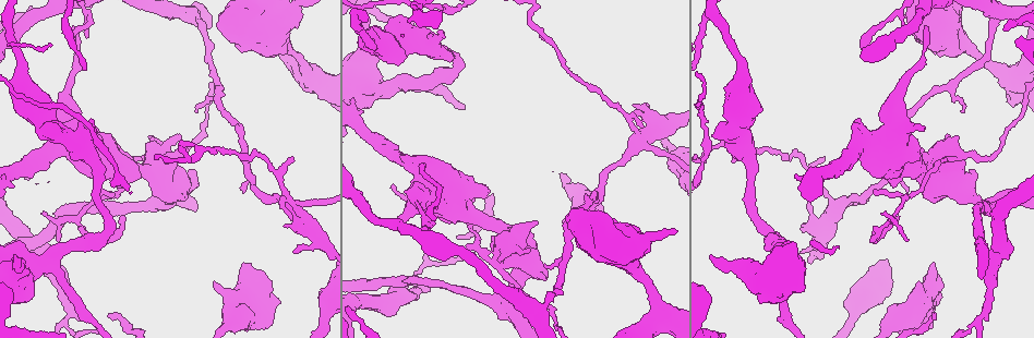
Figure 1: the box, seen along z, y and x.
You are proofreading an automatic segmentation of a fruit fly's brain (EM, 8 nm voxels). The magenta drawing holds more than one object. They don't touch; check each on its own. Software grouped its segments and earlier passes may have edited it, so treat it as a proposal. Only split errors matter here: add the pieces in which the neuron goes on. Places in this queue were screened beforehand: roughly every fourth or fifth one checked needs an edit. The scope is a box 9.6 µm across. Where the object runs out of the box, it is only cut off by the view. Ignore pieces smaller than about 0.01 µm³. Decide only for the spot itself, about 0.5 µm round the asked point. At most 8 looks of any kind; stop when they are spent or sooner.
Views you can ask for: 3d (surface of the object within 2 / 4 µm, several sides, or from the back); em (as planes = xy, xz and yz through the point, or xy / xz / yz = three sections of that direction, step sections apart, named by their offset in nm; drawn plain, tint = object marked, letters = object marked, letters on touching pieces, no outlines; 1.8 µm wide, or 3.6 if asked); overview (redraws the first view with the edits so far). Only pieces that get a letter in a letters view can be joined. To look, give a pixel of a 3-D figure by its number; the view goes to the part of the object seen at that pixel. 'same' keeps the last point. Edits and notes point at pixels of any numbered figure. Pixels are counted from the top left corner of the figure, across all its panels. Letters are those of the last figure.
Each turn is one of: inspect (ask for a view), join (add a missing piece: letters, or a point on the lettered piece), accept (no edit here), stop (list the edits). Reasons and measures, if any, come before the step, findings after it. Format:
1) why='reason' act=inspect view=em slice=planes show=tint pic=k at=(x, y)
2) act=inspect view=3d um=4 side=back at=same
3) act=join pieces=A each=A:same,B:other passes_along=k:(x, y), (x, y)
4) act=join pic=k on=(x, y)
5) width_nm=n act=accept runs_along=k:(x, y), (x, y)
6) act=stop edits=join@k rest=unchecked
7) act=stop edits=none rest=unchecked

why='branch stops here' act=inspect view=em slice=planes show=letters pic=1 at=(15, 254)

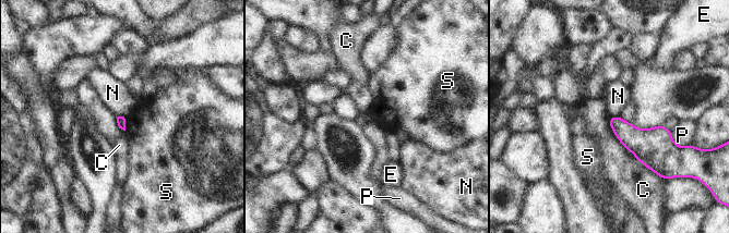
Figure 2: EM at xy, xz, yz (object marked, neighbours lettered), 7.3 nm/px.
act=accept each=C:other,E:other,N:other,P:other,S:other border=2:(619, 115), (610, 118) found='no lettered piece goes on from it'

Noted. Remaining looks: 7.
why='branch stops here' act=inspect view=3d um=4 pic=1 at=(907, 193)

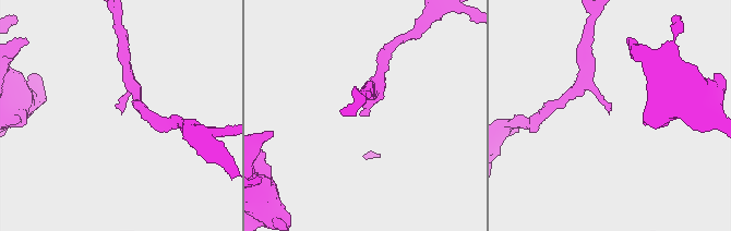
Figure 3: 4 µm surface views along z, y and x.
why='now the EM' act=inspect view=em slice=xy step=4 show=tint pic=3 at=(366, 111)

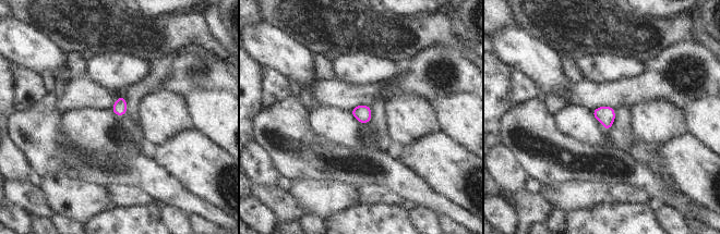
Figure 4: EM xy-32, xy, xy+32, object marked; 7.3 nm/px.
why='another direction' act=inspect view=em slice=planes show=letters at=same

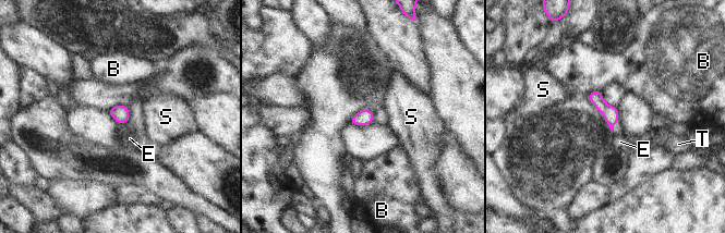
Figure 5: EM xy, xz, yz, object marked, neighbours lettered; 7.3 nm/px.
act=join pieces=T each=B:other,E:other,S:other,T:same passes_along=5:(609, 112), (615, 124), (617, 129) found='it goes on there'

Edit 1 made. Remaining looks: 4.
why='branch stops here' act=inspect view=em slice=planes show=letters pic=1 at=(934, 316)

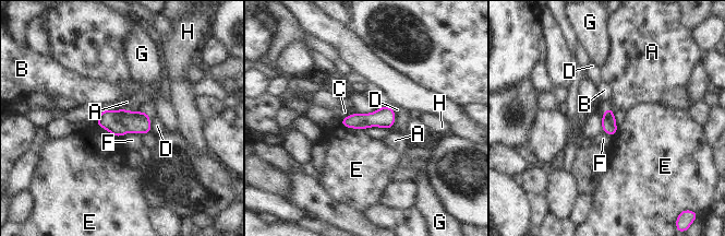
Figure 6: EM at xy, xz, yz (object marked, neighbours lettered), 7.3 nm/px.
longest_contact=D:180nm act=accept each=A:other,B:other,C:other,D:other,E:other,F:other,G:other,H:other border=6:(141, 133), (127, 132), (120, 137) found='no lettered piece goes on from it'

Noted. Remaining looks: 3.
why='an open end' act=inspect view=em slice=planes show=letters pic=1 at=(60, 238)

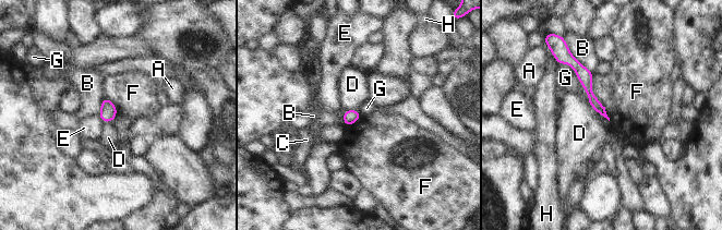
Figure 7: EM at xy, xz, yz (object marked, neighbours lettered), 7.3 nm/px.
act=accept each=A:other,B:other,C:other,D:other,E:other,F:other,G:other,H:other border=7:(558, 63), (573, 69), (589, 103) found='none of them fits'

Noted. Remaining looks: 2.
act=stop edits=join@5 rest=unchecked

